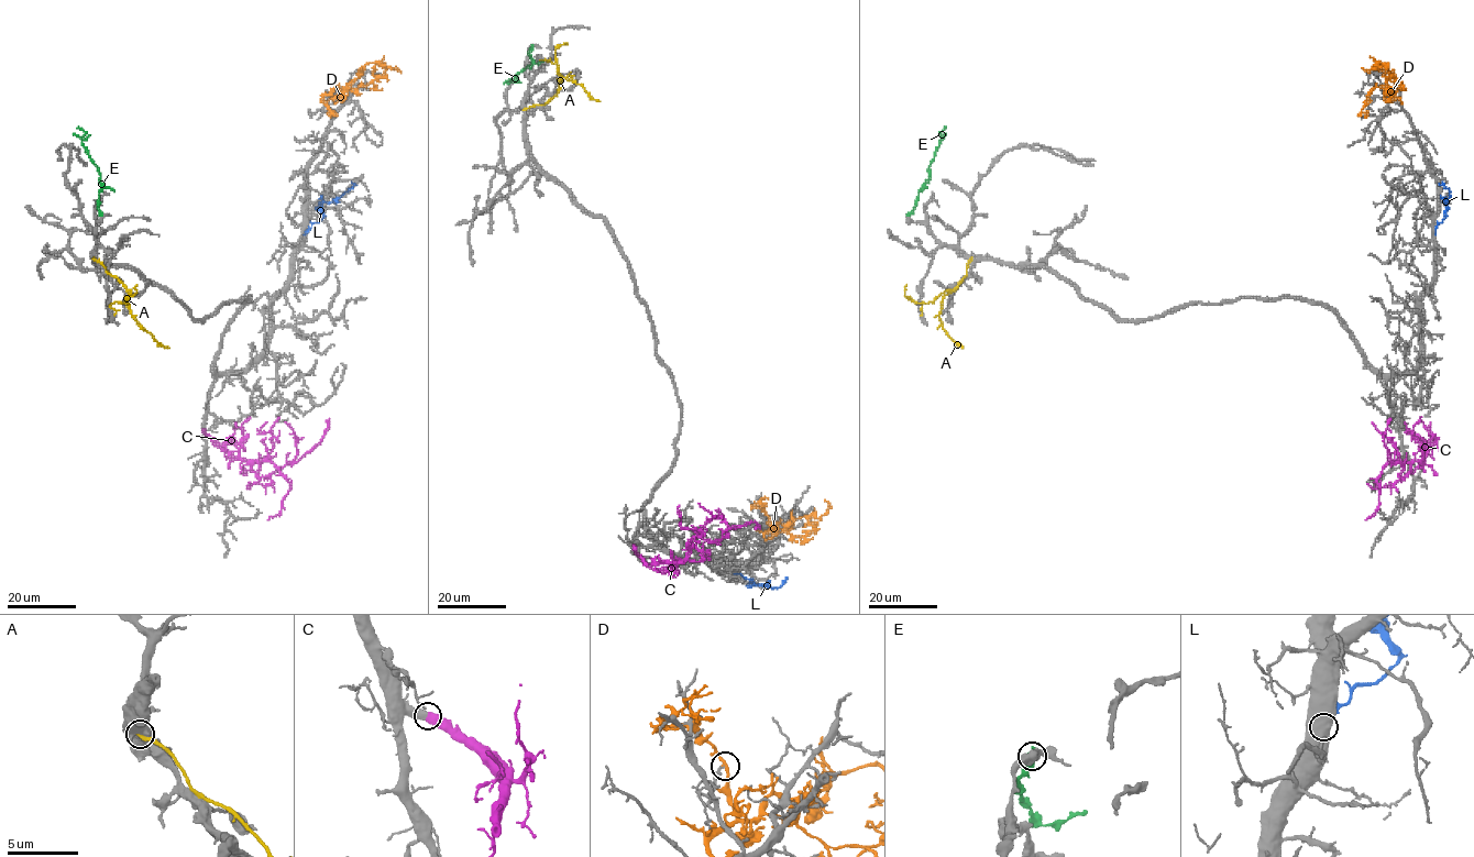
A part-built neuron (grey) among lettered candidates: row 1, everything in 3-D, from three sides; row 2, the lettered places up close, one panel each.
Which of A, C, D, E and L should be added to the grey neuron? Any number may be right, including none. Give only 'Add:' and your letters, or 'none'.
Add: C

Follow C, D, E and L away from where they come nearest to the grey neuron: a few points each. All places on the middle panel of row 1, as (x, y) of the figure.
C: (634, 546), (647, 562), (674, 562), (682, 560), (694, 537), (719, 539), (725, 530), (749, 523), (760, 529)
D: (768, 517), (773, 530), (800, 517), (820, 518), (829, 507), (825, 500)
E: (532, 46), (529, 51), (531, 67), (506, 83)
L: (736, 573), (754, 585), (780, 588), (785, 578)

